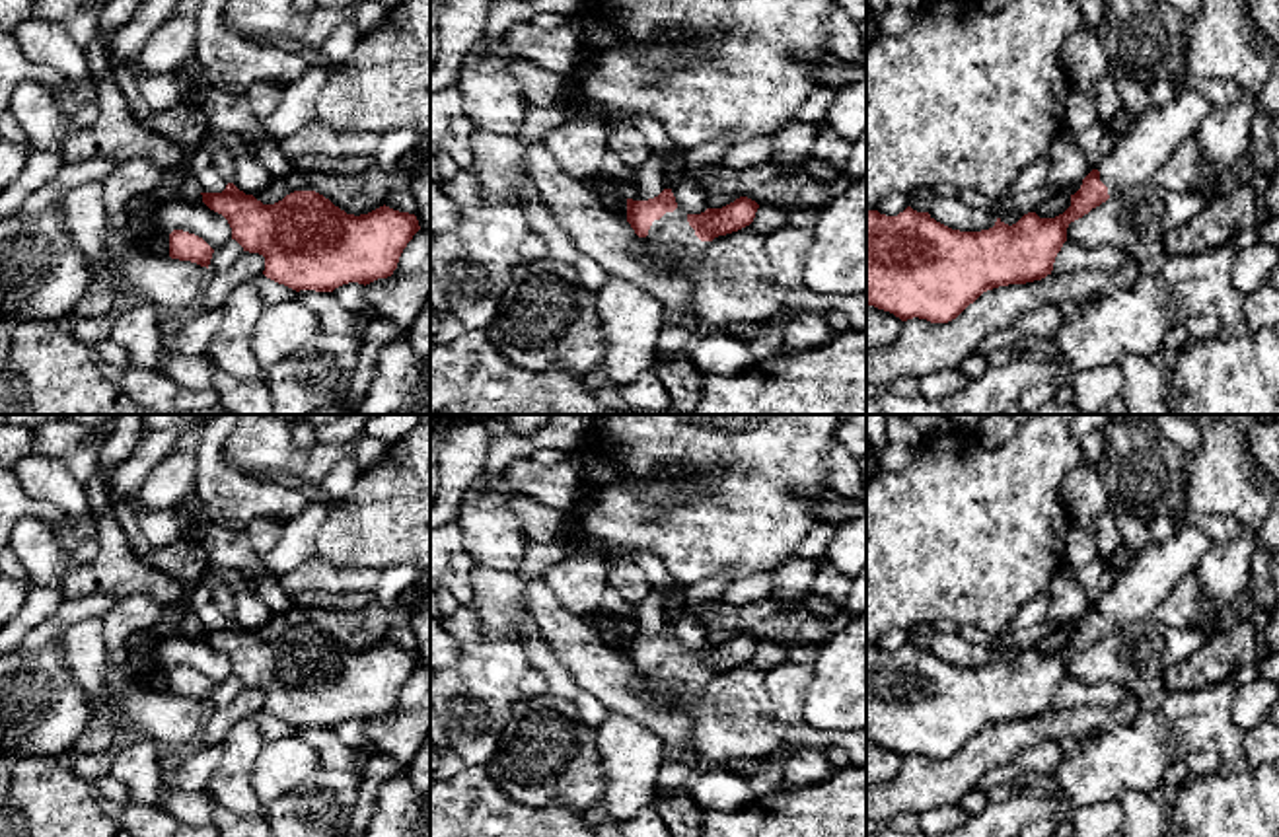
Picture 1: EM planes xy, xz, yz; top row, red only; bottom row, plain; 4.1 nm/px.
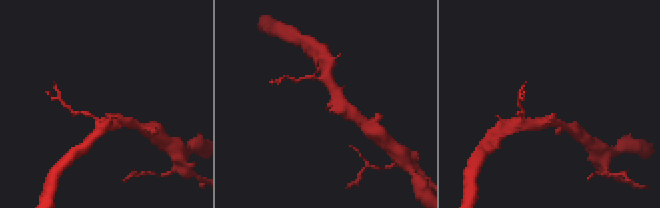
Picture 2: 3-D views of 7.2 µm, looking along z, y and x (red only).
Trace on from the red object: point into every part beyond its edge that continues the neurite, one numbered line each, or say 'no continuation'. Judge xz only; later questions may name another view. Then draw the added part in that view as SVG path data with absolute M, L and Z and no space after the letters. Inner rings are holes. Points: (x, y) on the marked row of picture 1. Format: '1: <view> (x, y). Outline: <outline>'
1: xz (672, 232). Outline: M679 206L654 220L648 237L666 253L676 253L672 261L677 271L691 271L699 265L709 241L701 241L687 222L687 212Z

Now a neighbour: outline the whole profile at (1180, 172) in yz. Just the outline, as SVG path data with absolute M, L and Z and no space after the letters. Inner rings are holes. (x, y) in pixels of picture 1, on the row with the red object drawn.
M1195 132L1186 138L1172 158L1152 175L1152 183L1174 193L1188 193L1193 183L1203 173L1211 173L1211 169L1213 165L1203 160Z

